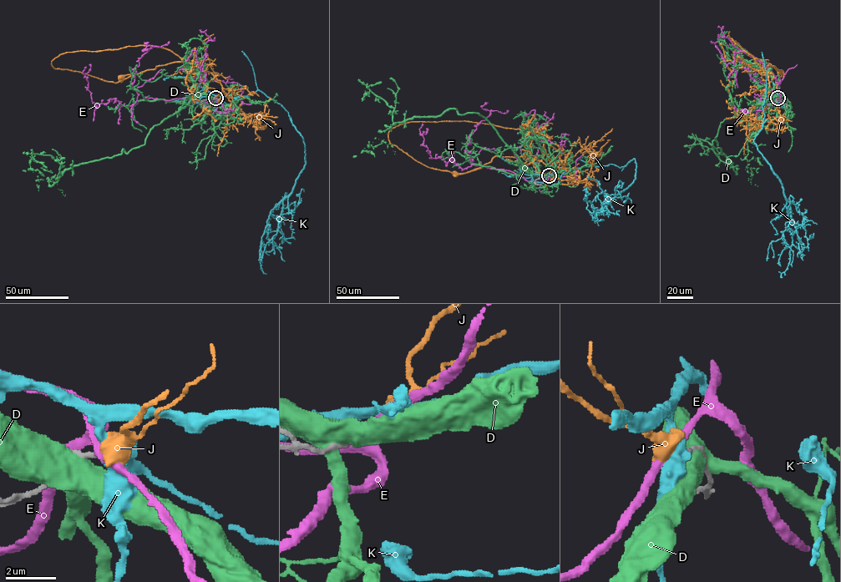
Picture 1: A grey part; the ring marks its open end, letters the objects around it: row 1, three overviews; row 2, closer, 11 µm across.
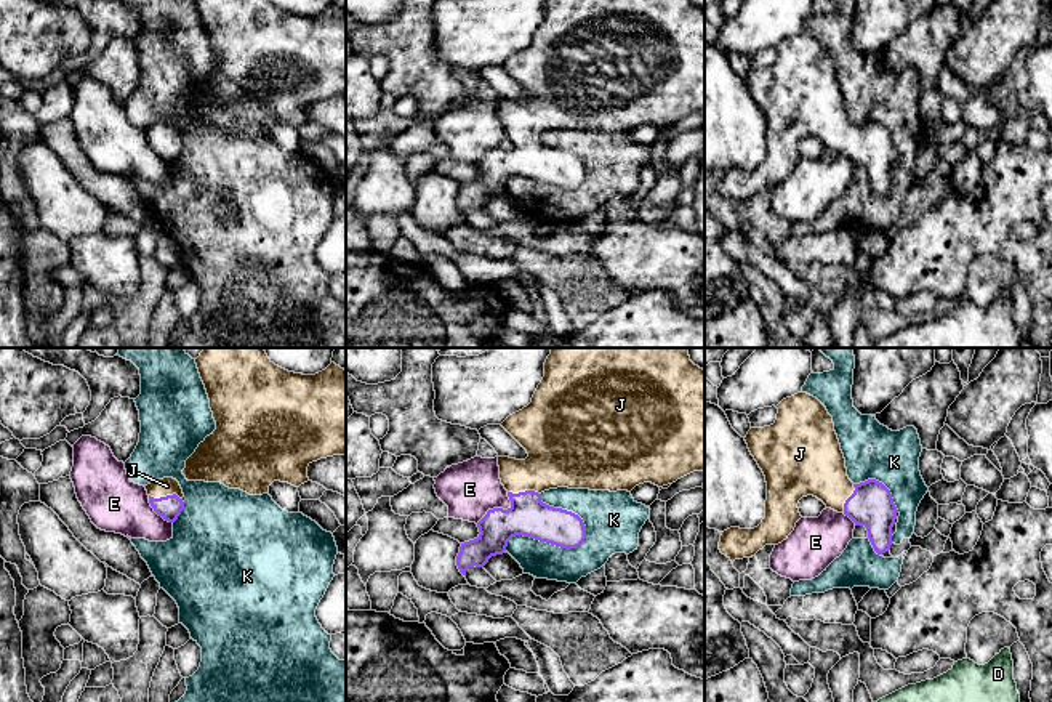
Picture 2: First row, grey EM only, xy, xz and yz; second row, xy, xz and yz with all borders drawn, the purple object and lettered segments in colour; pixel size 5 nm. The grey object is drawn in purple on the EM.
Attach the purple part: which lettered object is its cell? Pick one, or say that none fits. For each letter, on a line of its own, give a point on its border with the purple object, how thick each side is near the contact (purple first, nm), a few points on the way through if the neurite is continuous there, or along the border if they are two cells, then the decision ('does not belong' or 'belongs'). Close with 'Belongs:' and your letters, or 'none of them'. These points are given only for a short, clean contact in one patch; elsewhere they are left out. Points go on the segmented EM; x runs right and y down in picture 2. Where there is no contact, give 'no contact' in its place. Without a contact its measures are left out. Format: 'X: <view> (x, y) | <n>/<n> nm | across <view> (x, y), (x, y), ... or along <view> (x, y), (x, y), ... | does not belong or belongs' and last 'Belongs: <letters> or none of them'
D: no contact | does not belong
E: xz (498, 508) | 200/280 nm | along xz (508, 492), (509, 505), (506, 508), (490, 508), (476, 523) | does not belong
J: xy (165, 497) | 120/90 nm | across xy (170, 507), (165, 497), (167, 486) | belongs
K: xz (548, 542) | 200/180 nm | does not belong
Belongs: J

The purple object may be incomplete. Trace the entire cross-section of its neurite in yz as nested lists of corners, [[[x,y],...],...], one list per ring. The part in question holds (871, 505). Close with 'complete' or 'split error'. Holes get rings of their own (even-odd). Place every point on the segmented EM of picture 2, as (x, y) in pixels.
[[[807,393],[783,399],[770,426],[751,428],[748,449],[767,482],[765,518],[754,529],[730,527],[719,550],[732,563],[751,558],[765,545],[778,545],[802,518],[797,503],[813,495],[826,508],[865,526],[877,555],[890,550],[897,506],[890,490],[876,479],[853,484],[826,407]]]; split error

